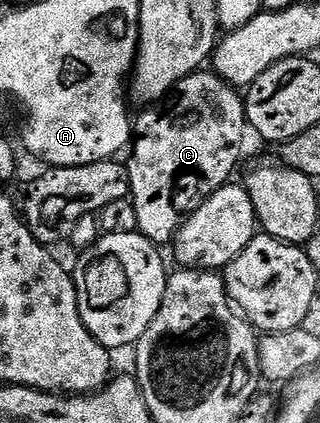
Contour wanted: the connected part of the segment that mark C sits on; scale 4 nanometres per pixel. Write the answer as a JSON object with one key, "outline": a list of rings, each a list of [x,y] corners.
{"outline":[[[198,70],[178,82],[177,85],[173,87],[172,92],[165,97],[160,107],[149,106],[142,112],[145,113],[143,113],[138,120],[136,117],[135,120],[135,135],[131,140],[131,153],[133,152],[133,157],[127,160],[127,167],[129,169],[129,196],[131,197],[131,201],[133,200],[133,212],[137,215],[137,224],[135,224],[136,231],[146,236],[151,243],[158,246],[165,246],[176,237],[177,231],[181,229],[186,216],[192,214],[199,206],[203,206],[203,202],[207,197],[211,194],[215,194],[217,189],[230,183],[232,176],[229,175],[236,170],[237,163],[241,160],[241,147],[245,144],[245,132],[247,133],[245,102],[242,93],[234,88],[233,85],[226,84],[216,72],[212,70]]]}

